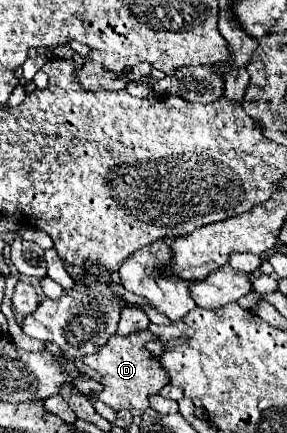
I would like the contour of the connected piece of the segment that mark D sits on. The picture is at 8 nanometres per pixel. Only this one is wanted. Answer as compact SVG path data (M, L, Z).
M139 331L131 335L115 335L111 337L97 353L91 357L83 357L83 363L93 367L101 375L101 391L93 393L95 399L101 399L105 405L109 405L113 411L141 409L145 411L149 407L149 395L159 393L163 385L169 383L169 377L159 361L153 359L153 355L143 347L147 341L153 341L155 335L149 331Z

